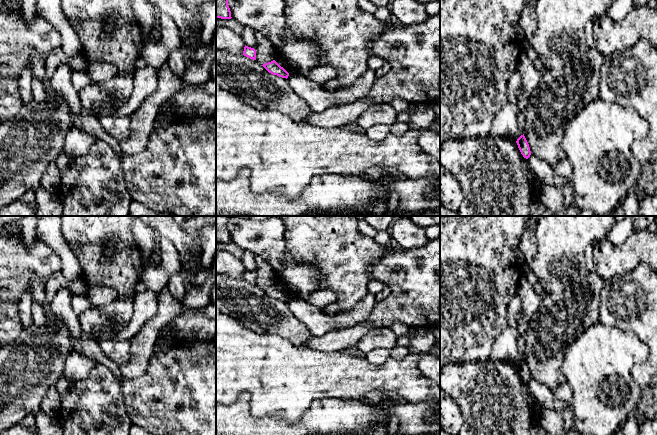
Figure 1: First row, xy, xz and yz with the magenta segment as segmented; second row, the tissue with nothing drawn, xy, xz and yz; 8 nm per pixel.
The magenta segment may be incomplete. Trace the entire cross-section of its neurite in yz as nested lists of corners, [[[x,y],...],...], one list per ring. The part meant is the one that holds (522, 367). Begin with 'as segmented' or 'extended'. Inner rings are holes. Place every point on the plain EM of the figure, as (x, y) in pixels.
as segmented; [[[524,358],[517,363],[516,367],[523,381],[528,383],[531,379],[531,375]]]

